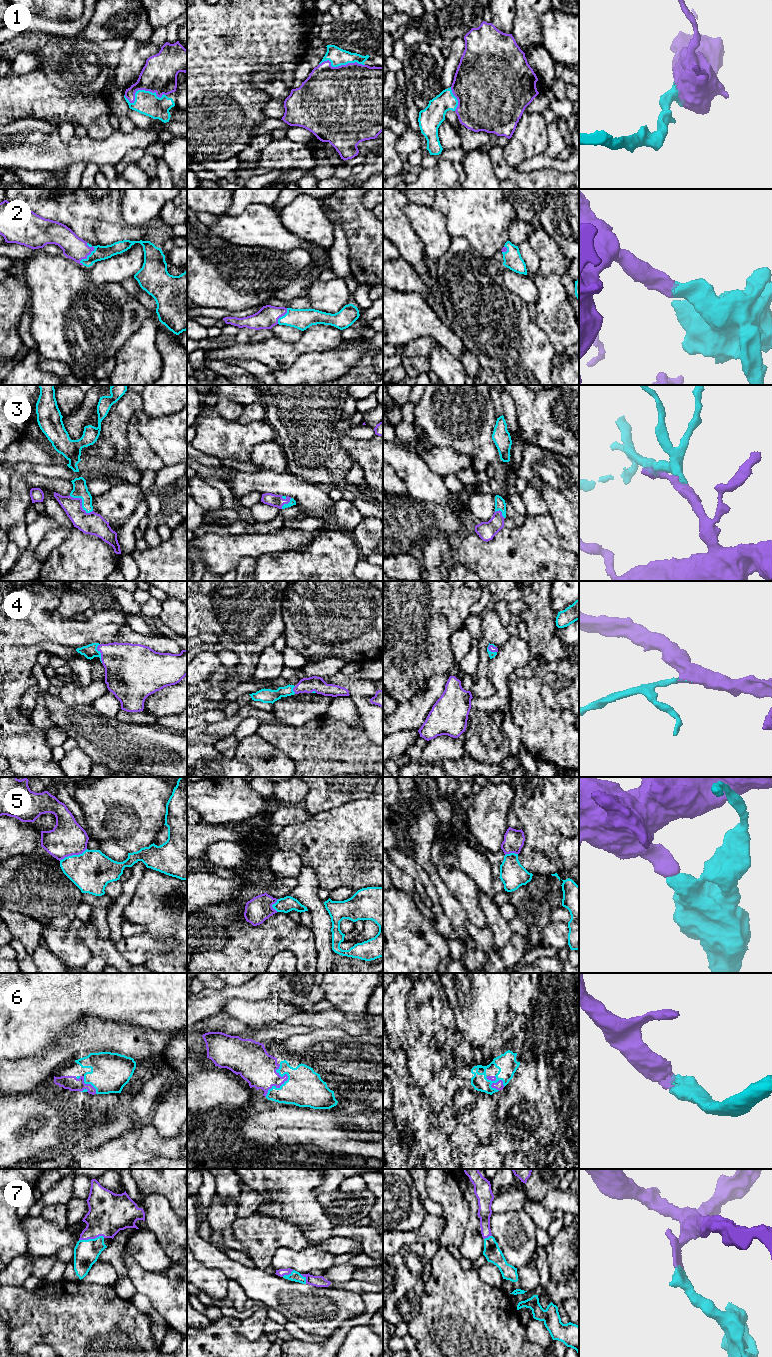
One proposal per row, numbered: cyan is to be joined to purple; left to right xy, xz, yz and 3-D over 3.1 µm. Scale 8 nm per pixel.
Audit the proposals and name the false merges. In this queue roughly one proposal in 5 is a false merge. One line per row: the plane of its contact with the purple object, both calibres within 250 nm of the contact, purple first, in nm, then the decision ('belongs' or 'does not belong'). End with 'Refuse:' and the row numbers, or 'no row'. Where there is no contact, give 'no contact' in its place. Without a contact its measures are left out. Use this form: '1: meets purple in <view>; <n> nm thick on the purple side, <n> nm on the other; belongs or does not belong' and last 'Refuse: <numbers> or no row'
1: meets purple in xy; 280 nm thick on the purple side, 190 nm on the other; belongs
2: meets purple in xy; 190 nm thick on the purple side, 110 nm on the other; belongs
3: meets purple in xy; 180 nm thick on the purple side, 120 nm on the other; belongs
4: meets purple in xy; 360 nm thick on the purple side, 120 nm on the other; belongs
5: meets purple in xy; 280 nm thick on the purple side, 320 nm on the other; does not belong
6: meets purple in xz; 280 nm thick on the purple side, 300 nm on the other; belongs
7: meets purple in xy; 320 nm thick on the purple side, 200 nm on the other; belongs
Refuse: 5

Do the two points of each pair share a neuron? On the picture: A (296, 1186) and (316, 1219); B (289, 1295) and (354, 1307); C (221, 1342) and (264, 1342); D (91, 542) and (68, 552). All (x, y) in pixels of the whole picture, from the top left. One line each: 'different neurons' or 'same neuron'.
A: same neuron
B: same neuron
C: same neuron
D: same neuron

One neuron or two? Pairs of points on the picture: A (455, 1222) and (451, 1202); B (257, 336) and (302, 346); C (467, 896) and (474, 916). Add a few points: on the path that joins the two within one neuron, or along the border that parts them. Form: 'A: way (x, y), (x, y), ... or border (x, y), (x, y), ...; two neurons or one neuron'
A: way (455, 1217), (455, 1207); one neuron
B: border (273, 337), (258, 342), (245, 343); two neurons
C: way (469, 901), (474, 911); one neuron

